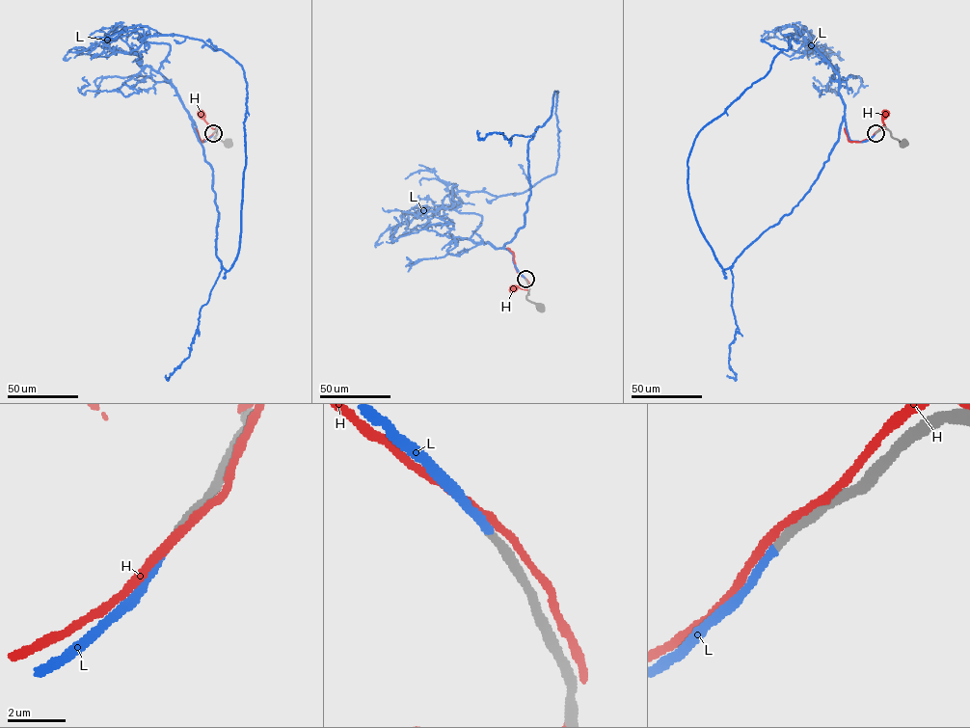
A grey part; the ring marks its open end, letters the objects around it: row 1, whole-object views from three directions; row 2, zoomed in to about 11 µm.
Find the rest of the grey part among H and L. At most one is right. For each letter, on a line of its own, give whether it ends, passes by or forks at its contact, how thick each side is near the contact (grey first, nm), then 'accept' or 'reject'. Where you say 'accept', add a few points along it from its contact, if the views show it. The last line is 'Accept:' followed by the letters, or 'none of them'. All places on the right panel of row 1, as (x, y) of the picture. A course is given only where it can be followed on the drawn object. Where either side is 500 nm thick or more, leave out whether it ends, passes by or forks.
H: it passes by; 440 nm thick on the grey side, 280 nm on the other; reject
L: it ends there; 320 nm thick on the grey side, 300 nm on the other; accept; it runs (875, 133), (850, 141), (844, 119), (810, 190), (722, 270), (688, 191), (687, 159), (699, 131)
Accept: L

